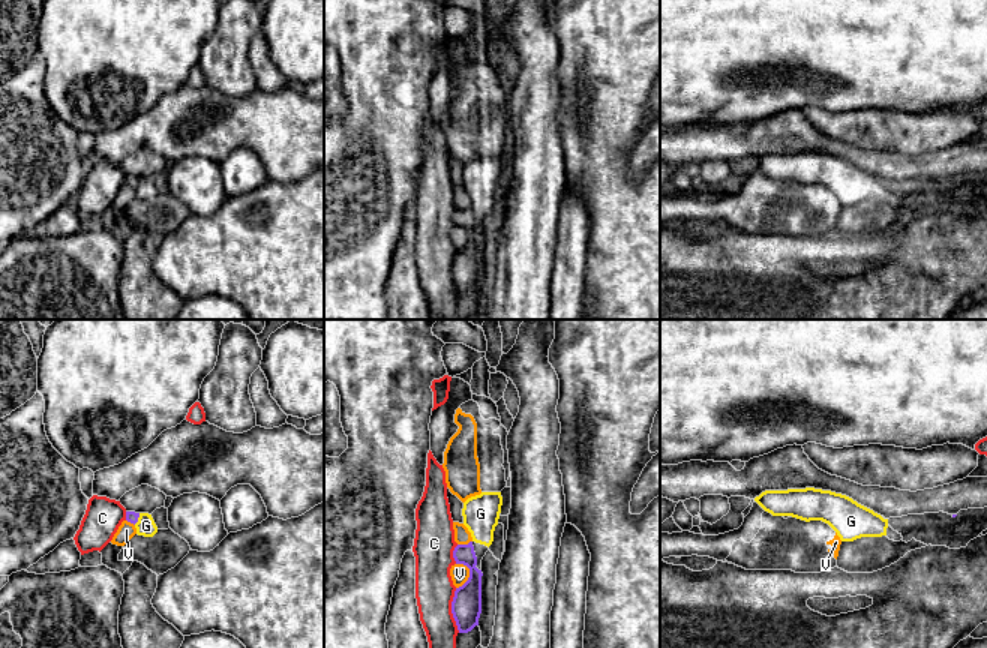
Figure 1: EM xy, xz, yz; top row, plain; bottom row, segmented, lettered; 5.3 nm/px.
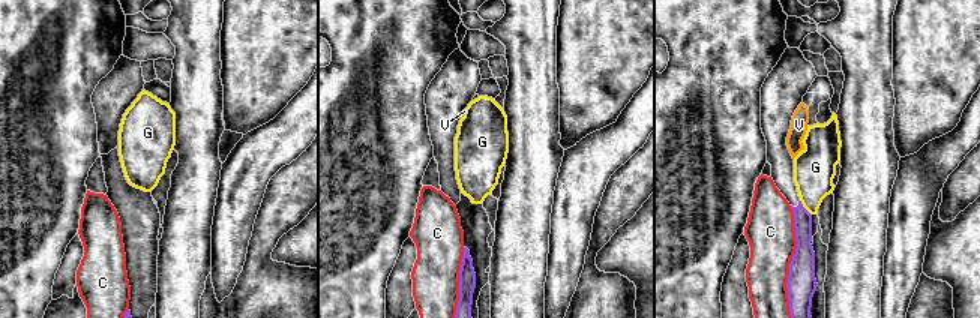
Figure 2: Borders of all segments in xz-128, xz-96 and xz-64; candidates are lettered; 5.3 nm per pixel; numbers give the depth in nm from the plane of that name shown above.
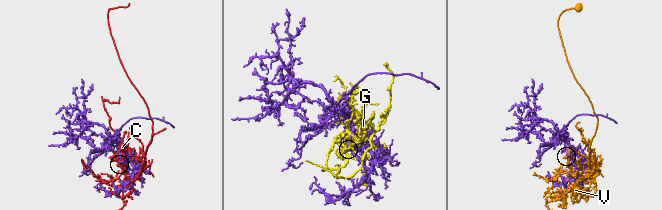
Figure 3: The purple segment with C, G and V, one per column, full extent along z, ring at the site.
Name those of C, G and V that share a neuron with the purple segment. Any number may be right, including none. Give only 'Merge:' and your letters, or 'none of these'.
Merge: none of these

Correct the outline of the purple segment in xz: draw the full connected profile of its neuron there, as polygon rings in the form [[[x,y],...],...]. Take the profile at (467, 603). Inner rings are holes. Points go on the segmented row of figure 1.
[[[472,542],[468,544],[458,544],[453,550],[456,564],[464,564],[470,568],[468,580],[456,588],[452,602],[452,614],[456,621],[459,633],[468,633],[478,626],[482,614],[482,570],[477,566],[477,556]]]

